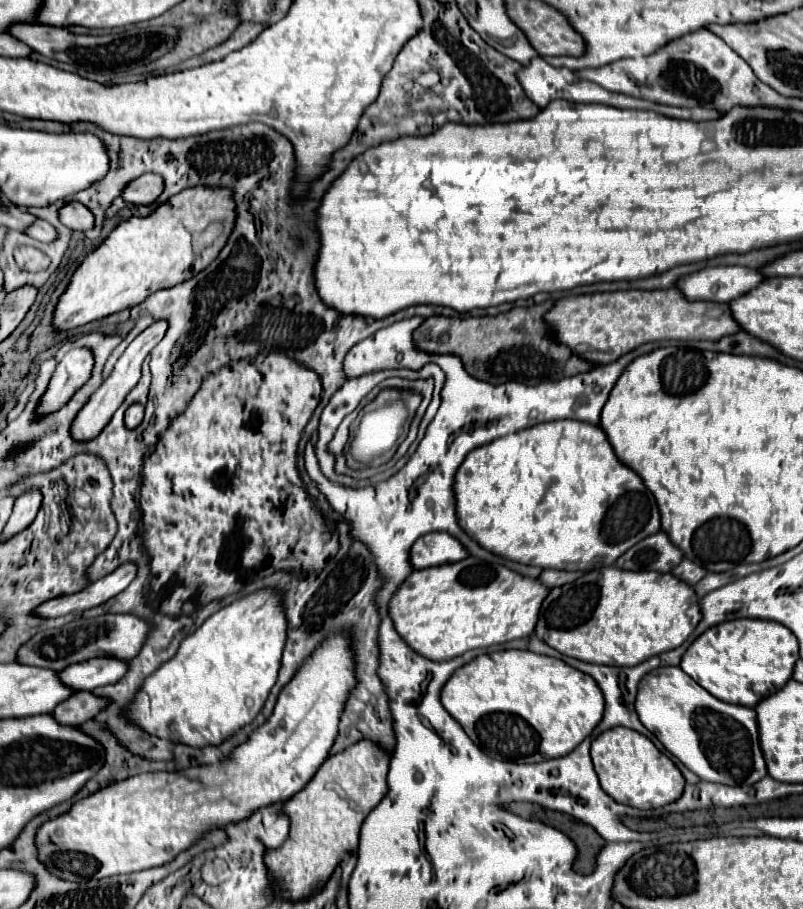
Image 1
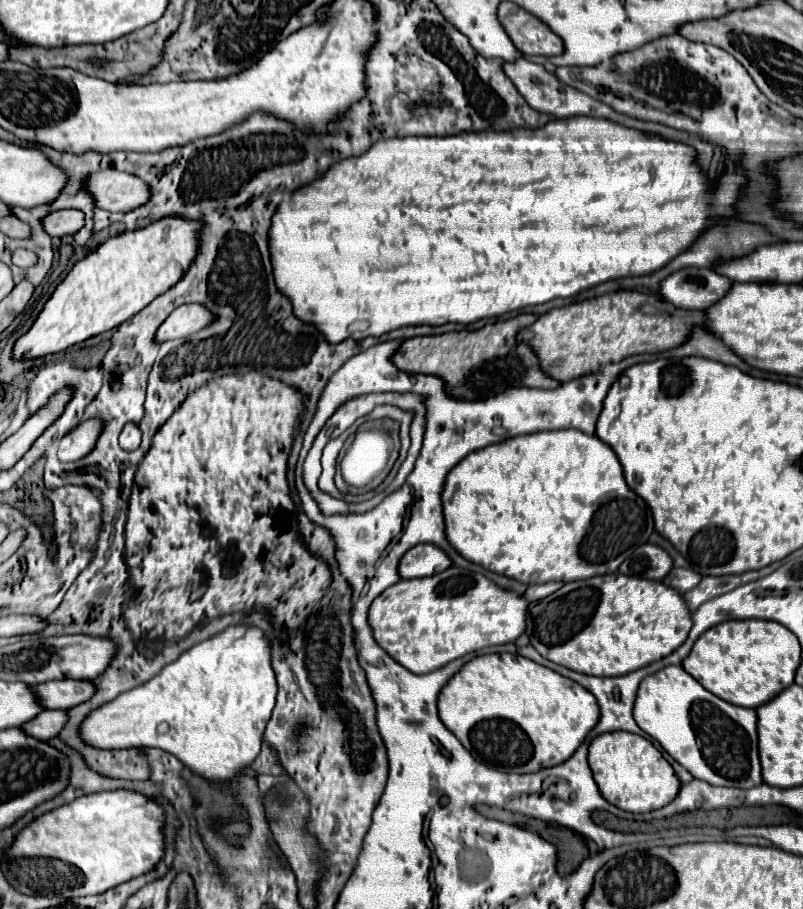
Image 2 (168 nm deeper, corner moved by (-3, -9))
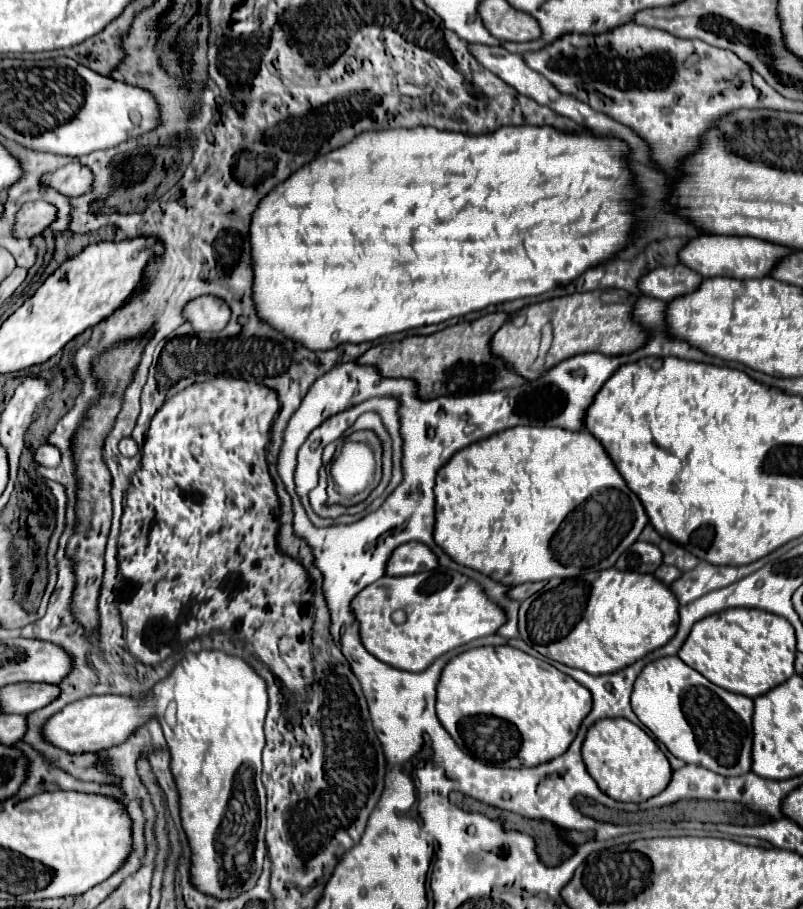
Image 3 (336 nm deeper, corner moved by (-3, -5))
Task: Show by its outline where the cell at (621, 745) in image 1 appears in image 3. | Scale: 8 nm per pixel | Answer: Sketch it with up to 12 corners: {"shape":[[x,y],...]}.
{"shape":[[602,719],[582,745],[598,787],[648,801],[672,779],[666,755],[628,719]]}

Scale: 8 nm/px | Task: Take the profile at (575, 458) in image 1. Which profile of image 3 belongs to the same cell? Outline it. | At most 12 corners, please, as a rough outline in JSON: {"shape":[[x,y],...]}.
{"shape":[[588,431],[438,471],[434,539],[510,587],[610,569],[648,517]]}

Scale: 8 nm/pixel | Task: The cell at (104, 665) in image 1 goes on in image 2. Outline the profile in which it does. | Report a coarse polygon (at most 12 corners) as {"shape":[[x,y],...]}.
{"shape":[[90,681],[32,685],[42,709],[70,709],[94,693]]}

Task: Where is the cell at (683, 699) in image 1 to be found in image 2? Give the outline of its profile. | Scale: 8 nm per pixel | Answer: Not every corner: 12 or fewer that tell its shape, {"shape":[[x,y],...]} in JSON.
{"shape":[[680,665],[642,679],[634,721],[696,779],[762,783],[756,711]]}

